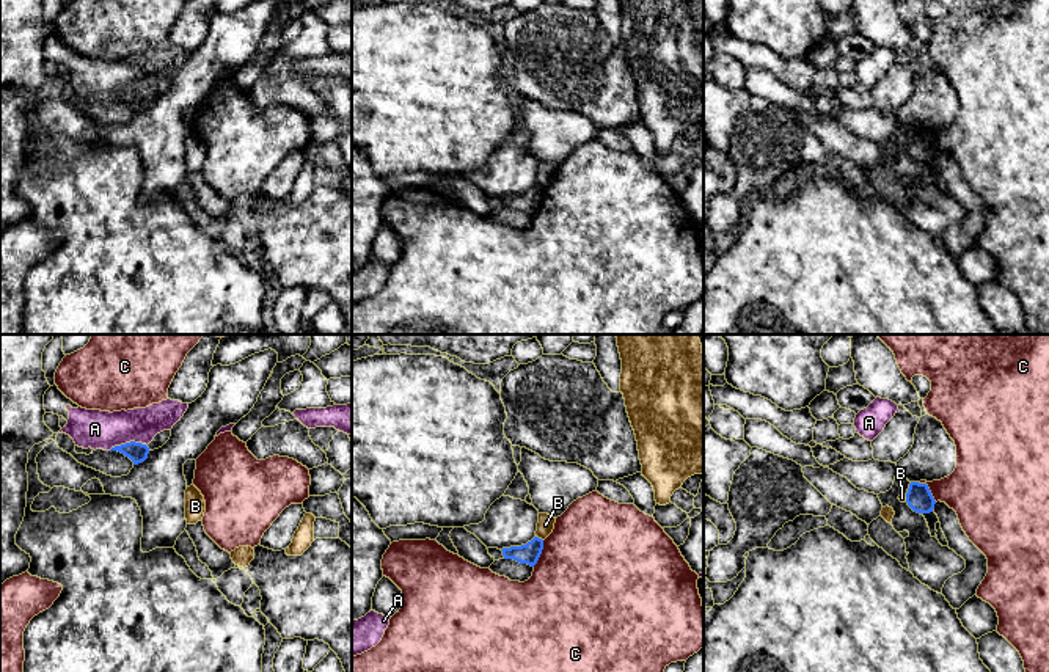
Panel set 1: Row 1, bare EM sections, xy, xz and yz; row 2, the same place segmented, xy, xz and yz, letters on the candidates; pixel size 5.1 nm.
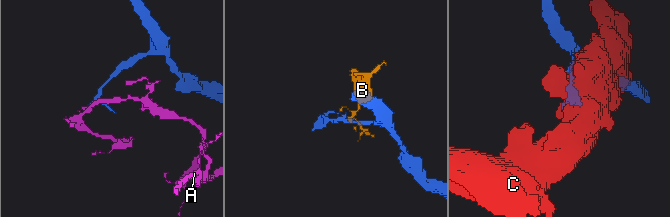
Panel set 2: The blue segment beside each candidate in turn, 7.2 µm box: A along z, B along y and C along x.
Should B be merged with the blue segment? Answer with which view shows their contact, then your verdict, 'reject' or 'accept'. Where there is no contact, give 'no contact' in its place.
meets blue in xz; reject

